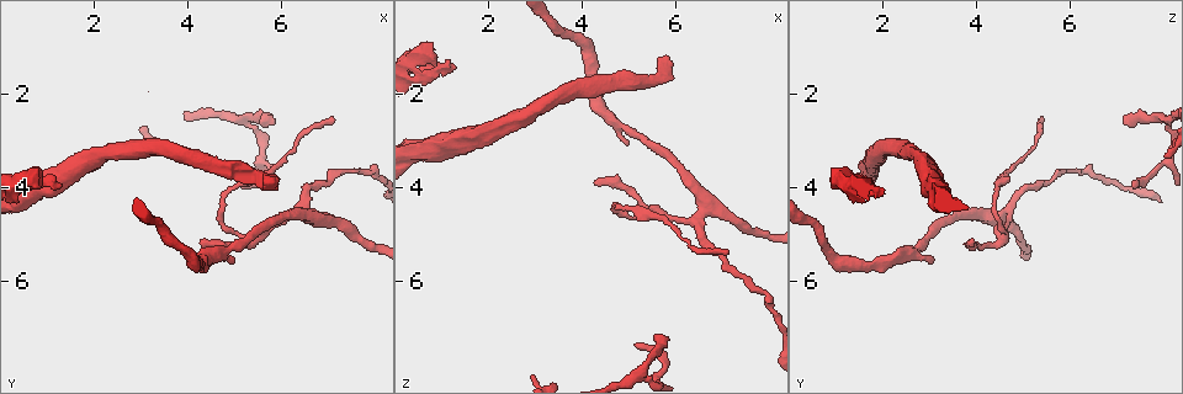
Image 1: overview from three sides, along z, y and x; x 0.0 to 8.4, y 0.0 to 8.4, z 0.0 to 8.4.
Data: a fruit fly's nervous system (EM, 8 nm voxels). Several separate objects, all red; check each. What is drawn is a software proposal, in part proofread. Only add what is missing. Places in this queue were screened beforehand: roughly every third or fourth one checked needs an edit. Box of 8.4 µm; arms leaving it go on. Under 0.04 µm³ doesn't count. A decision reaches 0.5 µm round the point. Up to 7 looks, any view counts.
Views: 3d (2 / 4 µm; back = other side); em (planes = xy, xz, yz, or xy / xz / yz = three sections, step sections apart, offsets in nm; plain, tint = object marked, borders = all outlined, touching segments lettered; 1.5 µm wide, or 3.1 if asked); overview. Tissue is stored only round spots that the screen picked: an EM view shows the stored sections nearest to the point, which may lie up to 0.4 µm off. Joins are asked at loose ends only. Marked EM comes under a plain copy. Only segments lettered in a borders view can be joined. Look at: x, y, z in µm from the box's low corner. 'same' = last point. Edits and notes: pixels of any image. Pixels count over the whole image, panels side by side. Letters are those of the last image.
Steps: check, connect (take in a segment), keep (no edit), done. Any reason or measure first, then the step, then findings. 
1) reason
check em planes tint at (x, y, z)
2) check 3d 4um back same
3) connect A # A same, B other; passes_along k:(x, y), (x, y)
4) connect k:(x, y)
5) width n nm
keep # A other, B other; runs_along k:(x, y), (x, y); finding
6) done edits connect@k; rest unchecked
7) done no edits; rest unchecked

long arm stops here
check 3d 4um at (5.60, 3.90, 1.25)

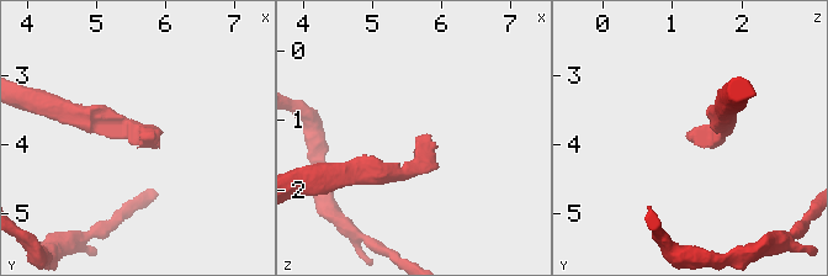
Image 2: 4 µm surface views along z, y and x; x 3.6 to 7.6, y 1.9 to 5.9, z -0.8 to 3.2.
check em xy step 4 tint at (5.65, 3.90, 1.20)

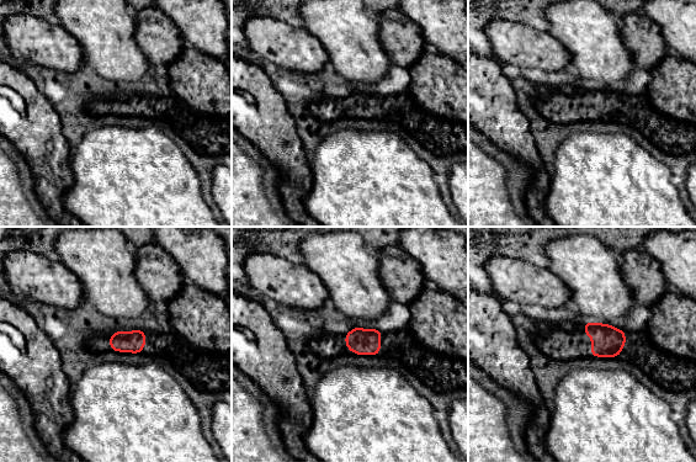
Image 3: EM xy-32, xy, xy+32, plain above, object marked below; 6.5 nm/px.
another direction
check em xz step 8 borders same

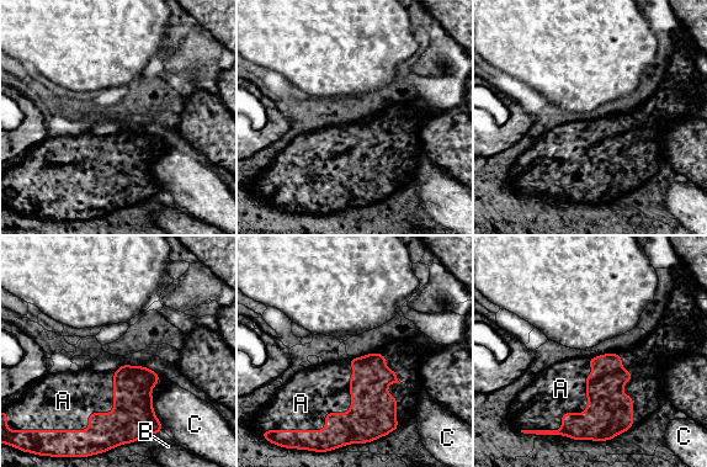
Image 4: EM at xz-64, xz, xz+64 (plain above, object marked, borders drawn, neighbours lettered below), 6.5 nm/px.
connect A # A same, B other, C other; passes_along 4:(372, 414), (350, 408), (325, 388); the neuron continues

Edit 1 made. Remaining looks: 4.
branch stops here
check em planes tint at (7.10, 2.55, 5.35)

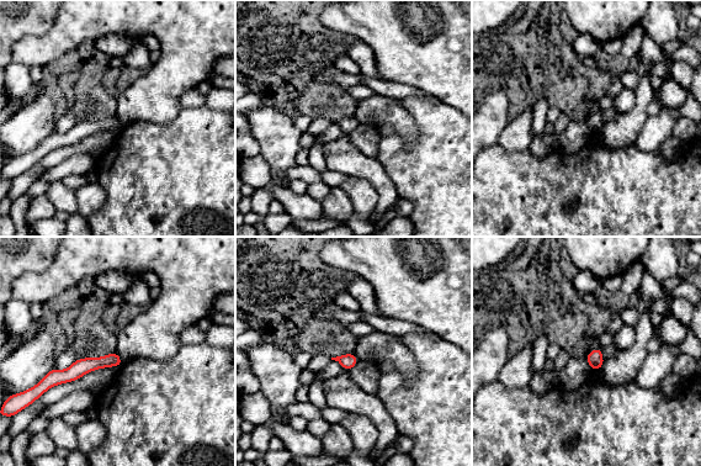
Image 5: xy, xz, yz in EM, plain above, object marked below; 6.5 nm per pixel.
check em planes borders same

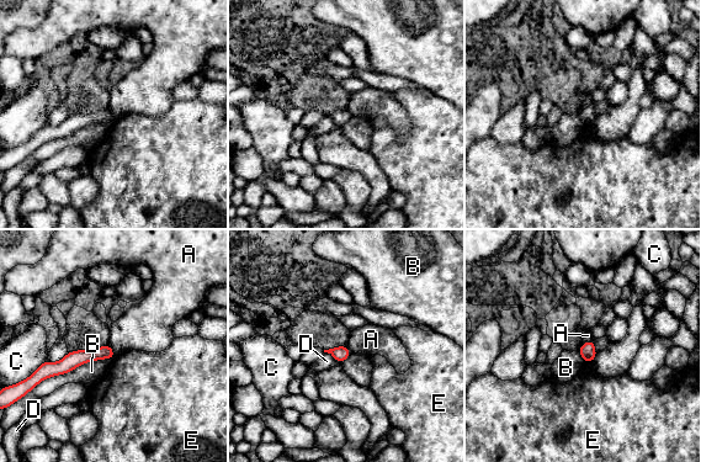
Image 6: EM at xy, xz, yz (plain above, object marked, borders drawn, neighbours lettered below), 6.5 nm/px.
width 90 nm
keep # A other, B other, C other, D other, E other; border 6:(109, 344), (115, 355); none of them fits

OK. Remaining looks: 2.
branch stops here
check 3d 4um at (1.25, 3.90, 1.50)

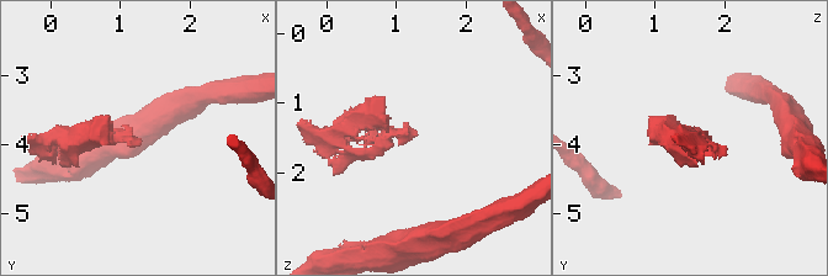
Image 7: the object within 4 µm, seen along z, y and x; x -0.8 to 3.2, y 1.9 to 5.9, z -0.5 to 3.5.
shape alone is not enough
check em planes borders at (1.30, 3.95, 1.50)

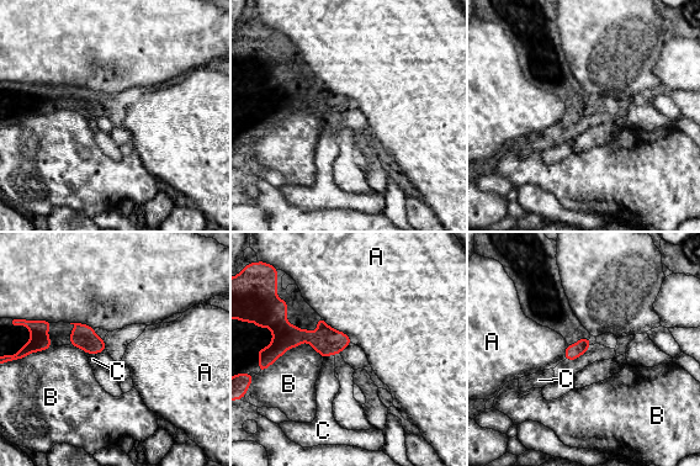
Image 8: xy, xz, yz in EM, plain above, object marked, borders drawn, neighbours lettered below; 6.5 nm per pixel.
width 100 nm
keep # A other, B other, C other; runs_along 8:(346, 339), (292, 337), (275, 355); none of them fits

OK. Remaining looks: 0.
done edits connect@4; rest unchecked

